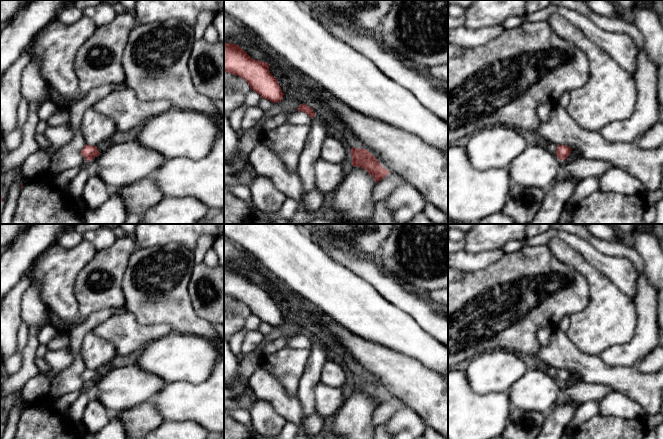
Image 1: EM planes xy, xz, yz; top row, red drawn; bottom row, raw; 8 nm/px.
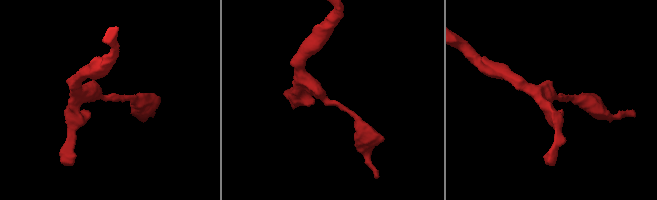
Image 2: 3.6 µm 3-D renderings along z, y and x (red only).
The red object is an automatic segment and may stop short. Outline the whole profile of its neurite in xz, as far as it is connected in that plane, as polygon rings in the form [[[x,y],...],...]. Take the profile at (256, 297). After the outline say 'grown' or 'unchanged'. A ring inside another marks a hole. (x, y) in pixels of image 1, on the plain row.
[[[224,267],[224,295],[243,302],[251,314],[258,317],[261,322],[270,324],[272,327],[281,326],[284,317],[276,303],[269,295],[269,288],[252,283],[240,270]]]; unchanged

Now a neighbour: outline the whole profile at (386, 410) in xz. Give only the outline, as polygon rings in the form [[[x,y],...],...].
[[[389,397],[373,412],[374,426],[383,425],[402,407],[404,407],[404,404],[399,399],[395,397]]]

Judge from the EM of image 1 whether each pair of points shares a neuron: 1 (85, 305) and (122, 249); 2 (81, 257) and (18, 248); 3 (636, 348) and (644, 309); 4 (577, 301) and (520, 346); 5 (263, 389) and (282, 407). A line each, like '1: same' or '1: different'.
1: same
2: different
3: same
4: same
5: same

